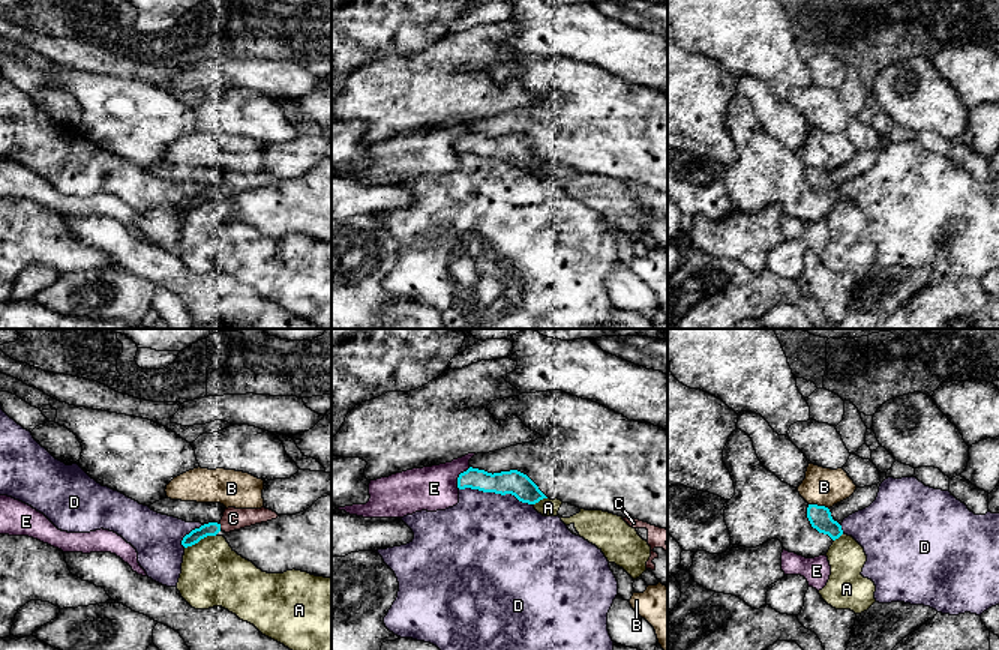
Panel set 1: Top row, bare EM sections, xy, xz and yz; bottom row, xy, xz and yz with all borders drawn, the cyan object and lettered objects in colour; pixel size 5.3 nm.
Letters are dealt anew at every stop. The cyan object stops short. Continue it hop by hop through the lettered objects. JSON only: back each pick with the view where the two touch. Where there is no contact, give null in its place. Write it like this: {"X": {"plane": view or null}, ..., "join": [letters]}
{"C": {"plane": "xy"}, "join": ["C"]}

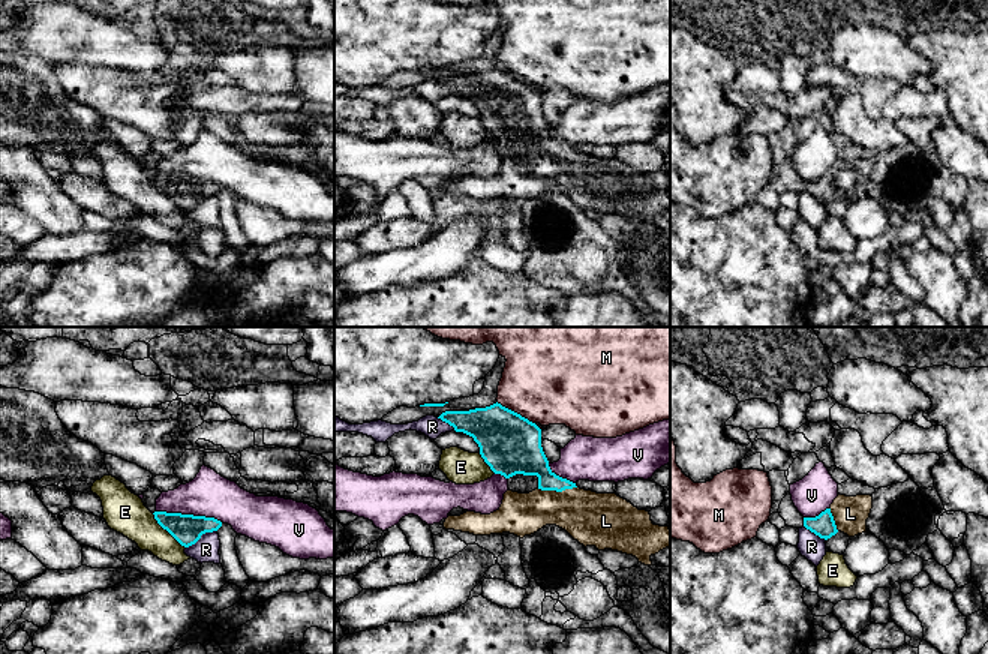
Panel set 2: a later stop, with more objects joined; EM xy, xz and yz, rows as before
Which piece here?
{"L": {"plane": "xz"}, "join": ["L"]}

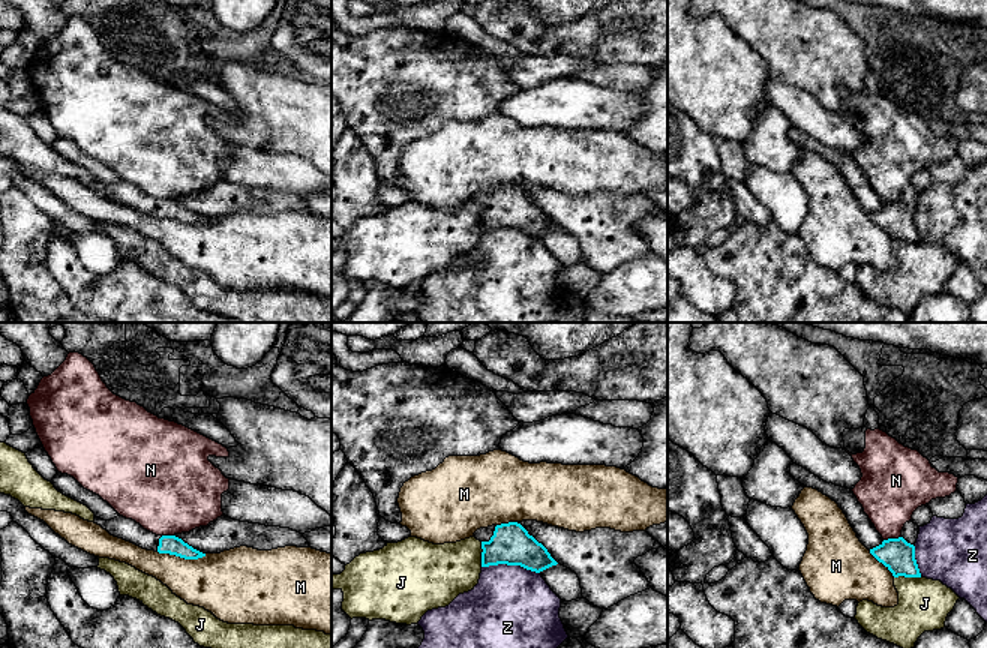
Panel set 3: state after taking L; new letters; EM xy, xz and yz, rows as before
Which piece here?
{"join": []}

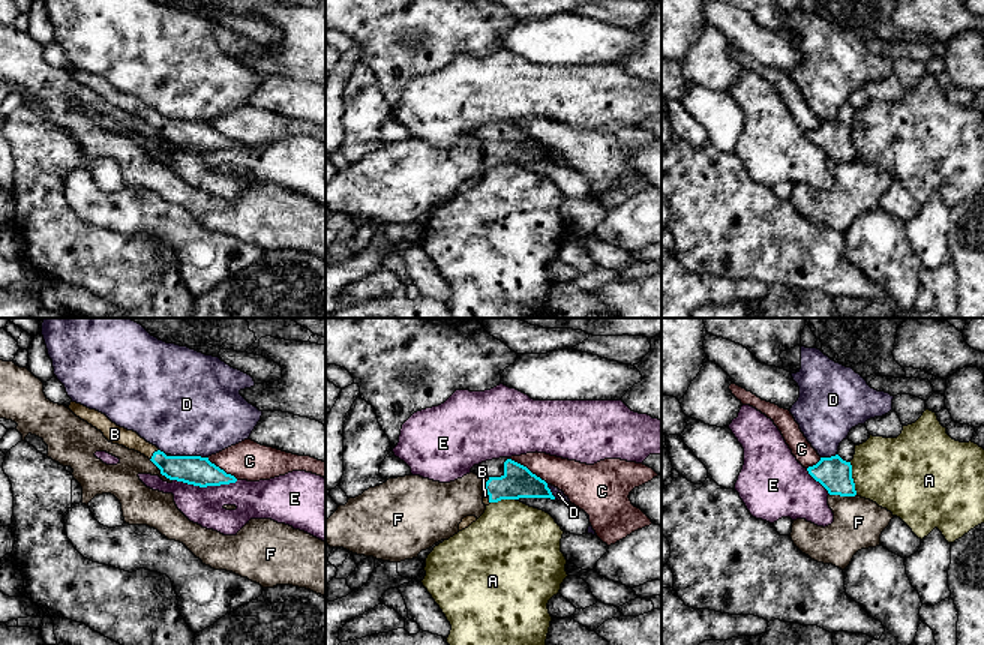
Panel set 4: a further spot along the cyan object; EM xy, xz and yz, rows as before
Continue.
{"B": {"plane": "xy"}, "join": ["B"]}

